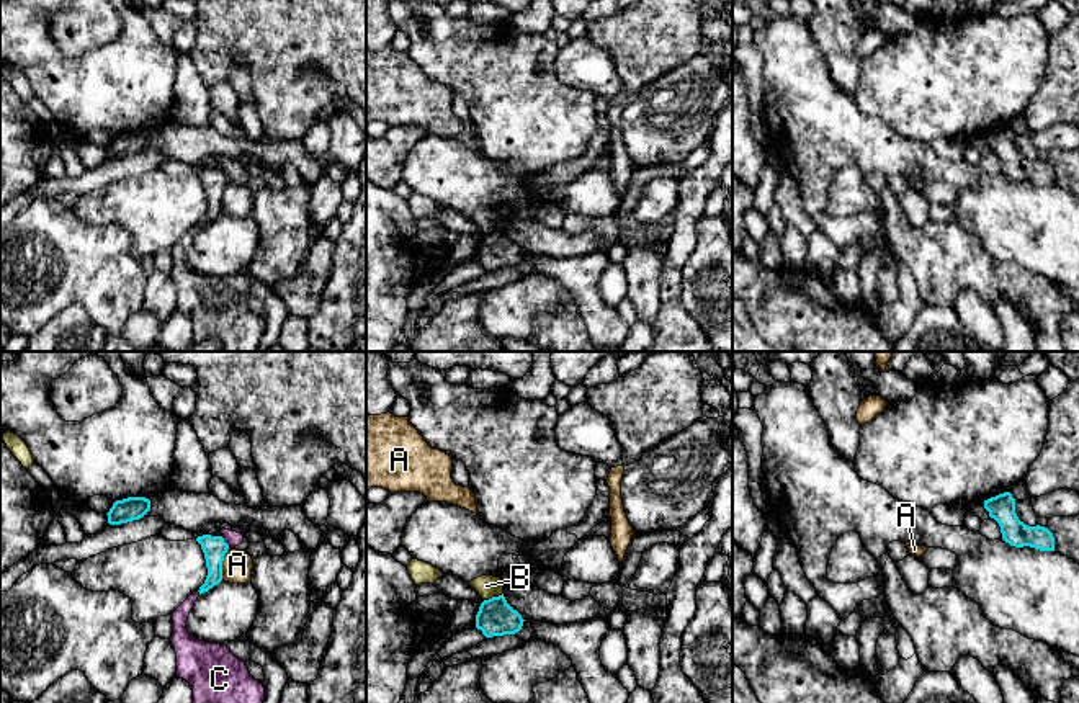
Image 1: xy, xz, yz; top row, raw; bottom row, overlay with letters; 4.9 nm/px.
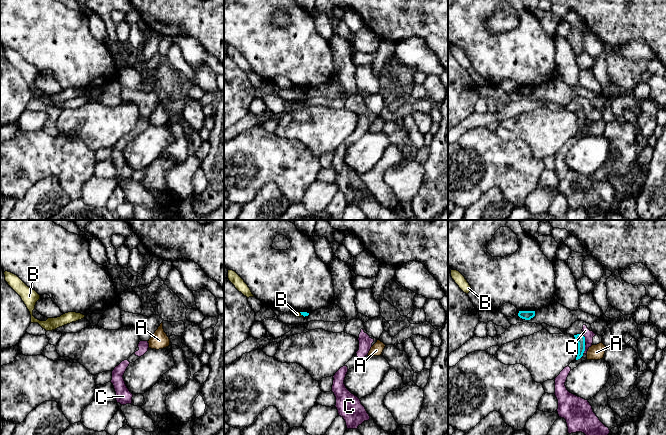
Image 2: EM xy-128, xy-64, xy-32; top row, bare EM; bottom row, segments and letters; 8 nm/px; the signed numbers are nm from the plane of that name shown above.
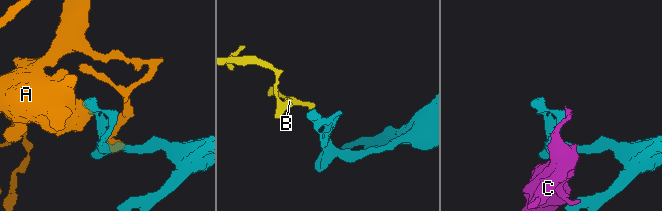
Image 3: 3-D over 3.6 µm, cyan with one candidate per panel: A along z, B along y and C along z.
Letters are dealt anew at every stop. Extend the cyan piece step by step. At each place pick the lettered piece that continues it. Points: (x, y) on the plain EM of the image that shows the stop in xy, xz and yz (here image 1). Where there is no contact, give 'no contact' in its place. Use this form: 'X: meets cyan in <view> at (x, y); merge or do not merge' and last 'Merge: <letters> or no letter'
A: meets cyan in xy at (221, 198); do not merge
B: meets cyan in xz at (492, 231); do not merge
C: meets cyan in xy at (224, 175); do not merge
Merge: no letter

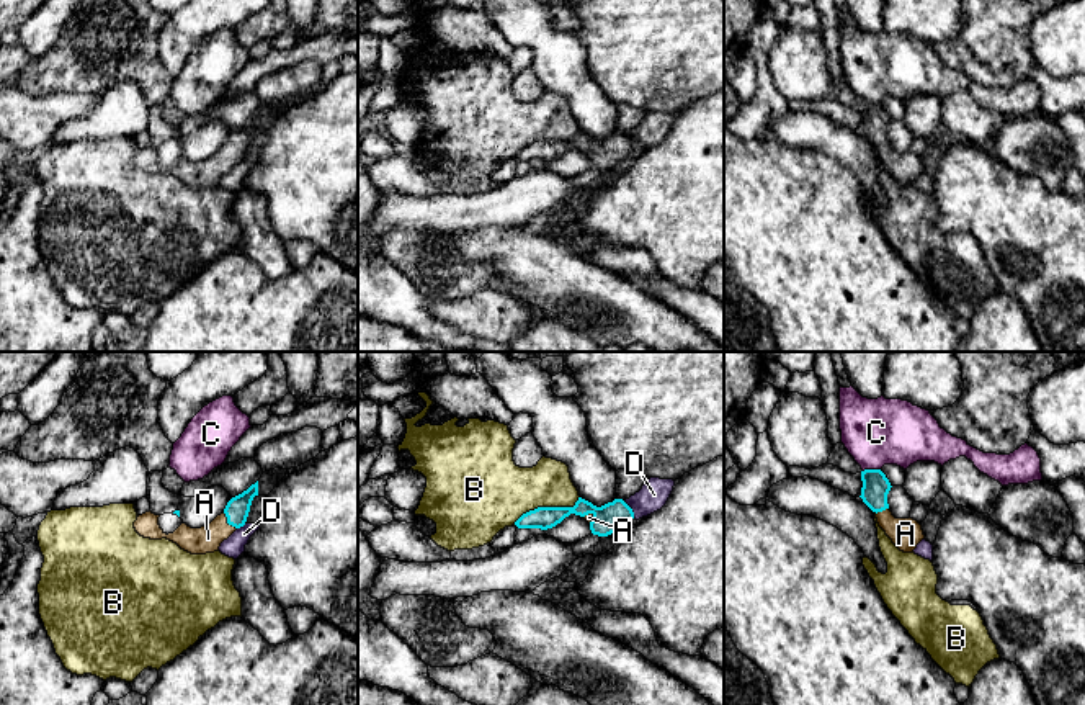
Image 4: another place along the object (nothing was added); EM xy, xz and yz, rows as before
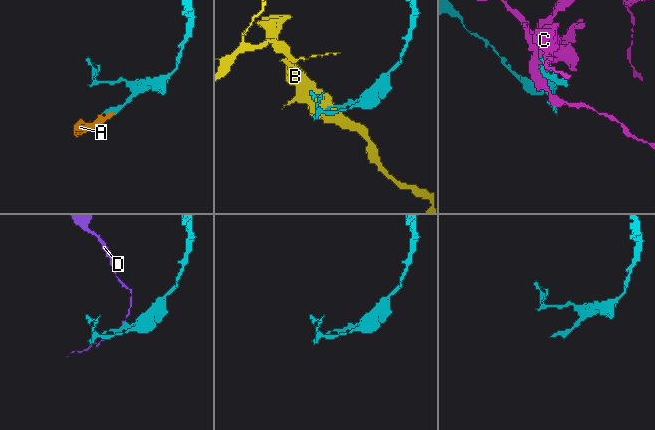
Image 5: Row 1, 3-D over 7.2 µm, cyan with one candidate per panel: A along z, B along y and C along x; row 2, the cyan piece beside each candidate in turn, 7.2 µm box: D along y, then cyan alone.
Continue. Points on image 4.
A: meets cyan in xy at (227, 156); merge
B: meets cyan in xz at (548, 141); do not merge
C: meets cyan in yz at (871, 103); do not merge
D: meets cyan in xz at (631, 143); do not merge
Merge: A

